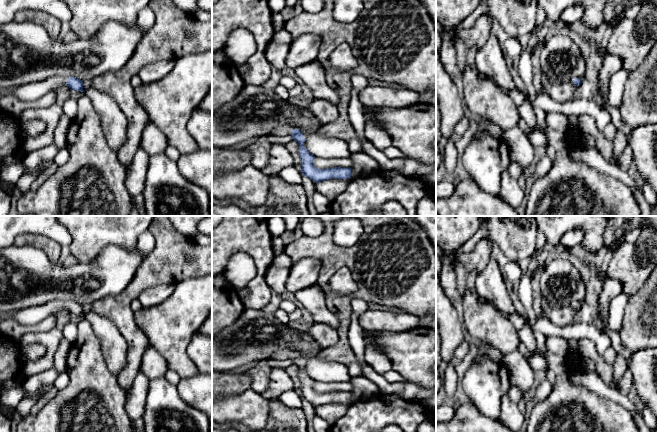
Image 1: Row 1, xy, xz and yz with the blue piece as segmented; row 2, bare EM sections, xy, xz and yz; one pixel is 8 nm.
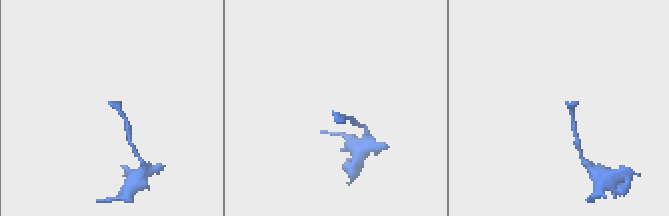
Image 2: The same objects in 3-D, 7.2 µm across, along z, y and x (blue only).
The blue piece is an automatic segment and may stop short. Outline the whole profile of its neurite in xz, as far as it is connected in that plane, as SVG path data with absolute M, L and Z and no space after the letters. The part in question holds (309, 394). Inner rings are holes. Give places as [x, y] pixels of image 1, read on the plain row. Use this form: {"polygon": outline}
{"polygon": "M299 353L291 354L292 363L294 363L299 369L299 380L302 385L302 398L313 404L315 407L326 405L331 402L335 403L347 403L351 401L351 392L342 392L342 391L333 391L327 393L317 393L313 384L315 380L313 380L305 371L304 359L301 357Z"}

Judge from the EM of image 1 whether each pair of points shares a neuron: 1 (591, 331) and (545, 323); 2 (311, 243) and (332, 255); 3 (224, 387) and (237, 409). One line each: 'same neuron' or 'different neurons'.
1: same neuron
2: same neuron
3: different neurons

